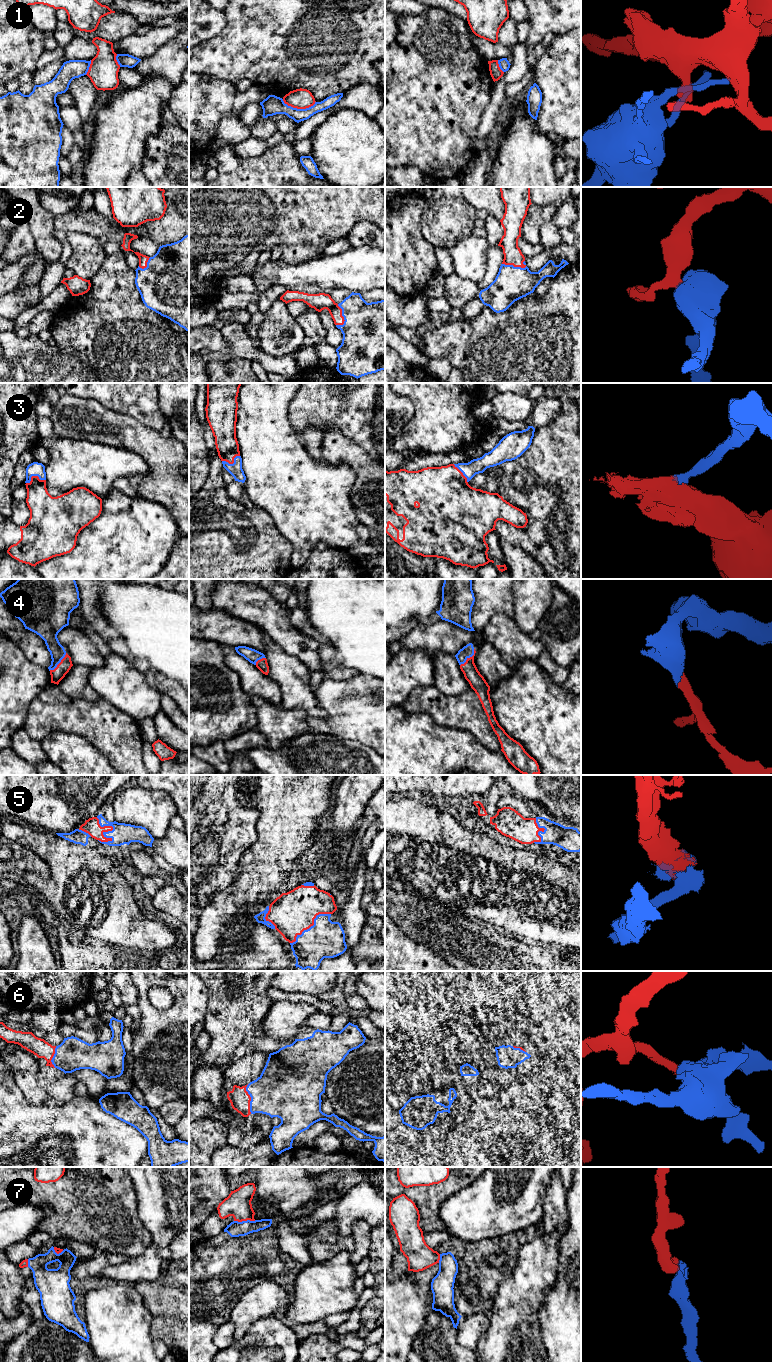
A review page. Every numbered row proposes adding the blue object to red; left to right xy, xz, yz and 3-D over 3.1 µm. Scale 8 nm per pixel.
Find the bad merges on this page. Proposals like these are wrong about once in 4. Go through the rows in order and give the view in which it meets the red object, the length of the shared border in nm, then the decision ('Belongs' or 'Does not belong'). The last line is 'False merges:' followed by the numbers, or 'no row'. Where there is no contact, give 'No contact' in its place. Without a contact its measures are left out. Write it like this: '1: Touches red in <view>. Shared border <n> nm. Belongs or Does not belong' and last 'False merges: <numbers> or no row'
1: Touches red in xz. Shared border 280 nm. Does not belong
2: Touches red in yz. Shared border 200 nm. Belongs
3: Touches red in xy. Shared border 160 nm. Belongs
4: Touches red in yz. Shared border 180 nm. Belongs
5: Touches red in xy. Shared border 240 nm. Belongs
6: Touches red in xz. Shared border 240 nm. Belongs
7: Touches red in xz. Shared border 180 nm. Belongs
False merges: 1

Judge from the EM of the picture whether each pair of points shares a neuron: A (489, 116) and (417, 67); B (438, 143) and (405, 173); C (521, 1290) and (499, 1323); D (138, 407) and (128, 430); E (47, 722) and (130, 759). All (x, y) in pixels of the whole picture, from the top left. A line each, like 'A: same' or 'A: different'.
A: different
B: different
C: same
D: different
E: same

